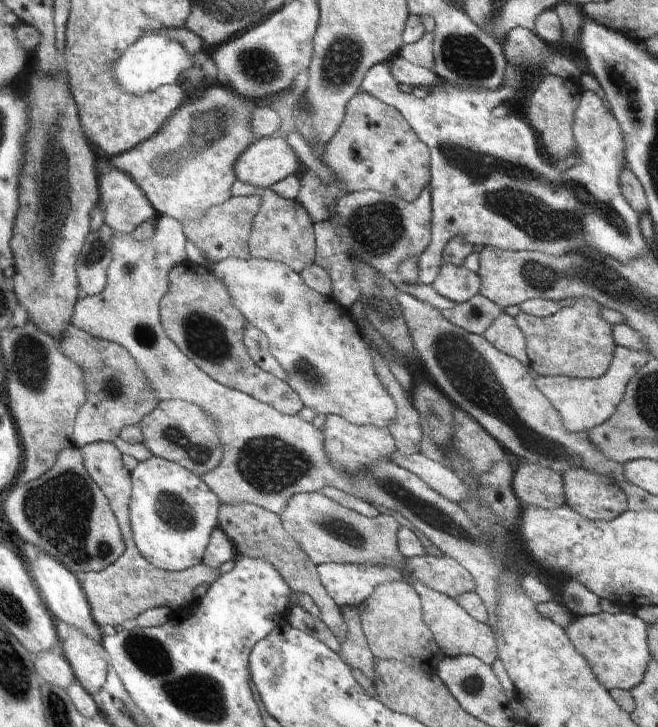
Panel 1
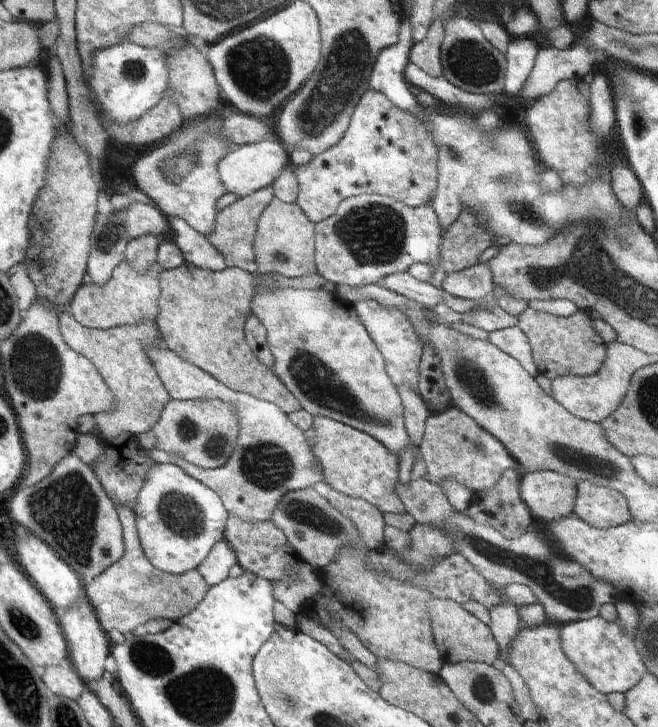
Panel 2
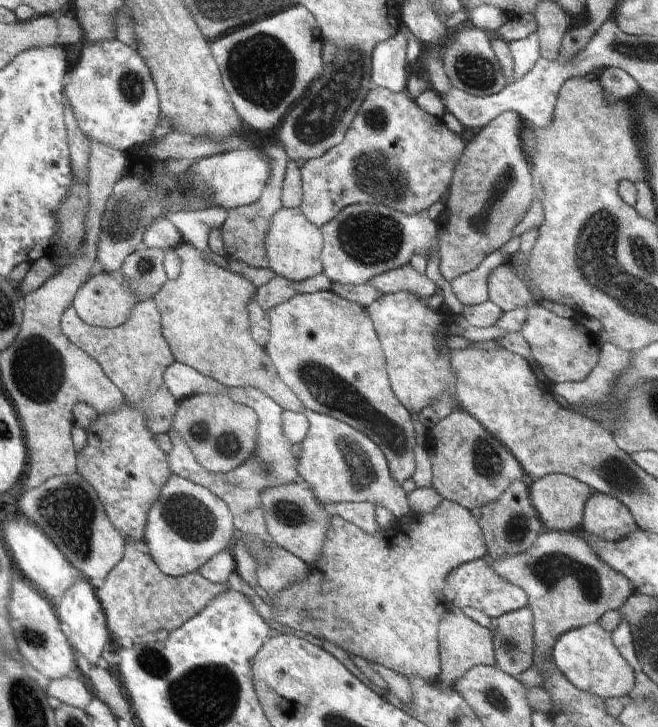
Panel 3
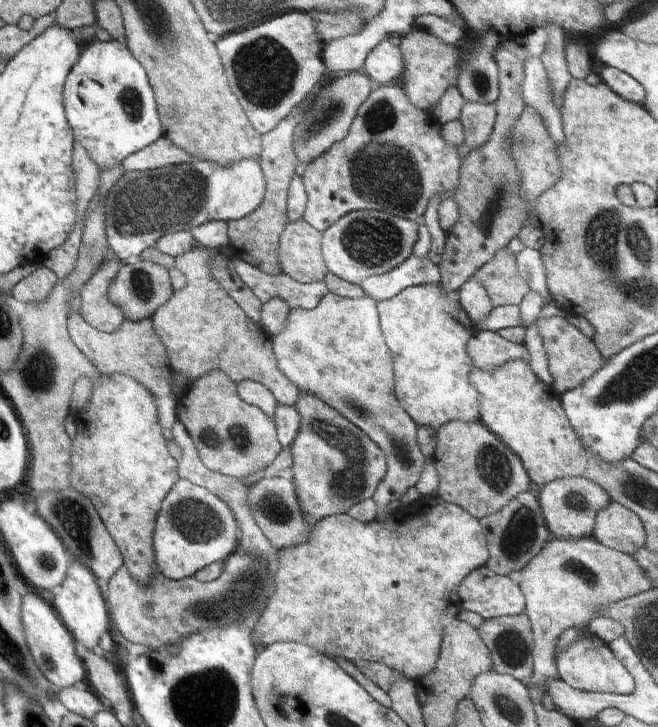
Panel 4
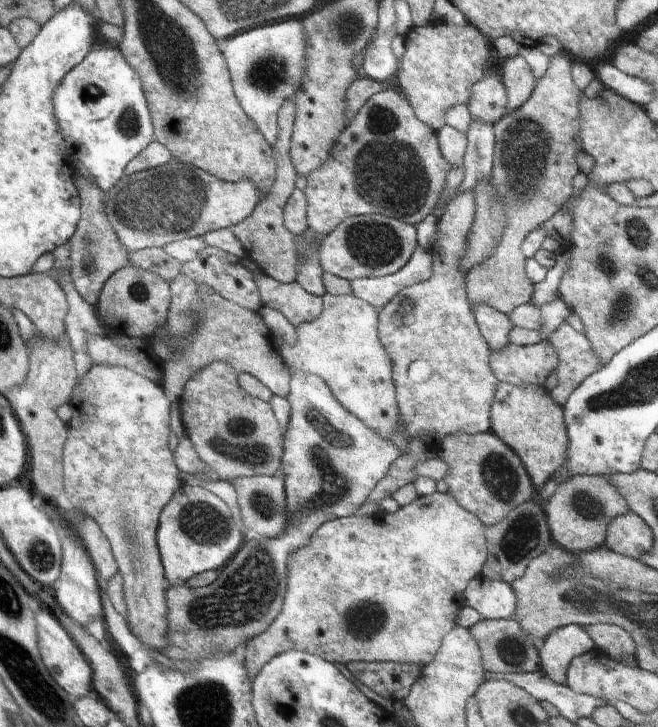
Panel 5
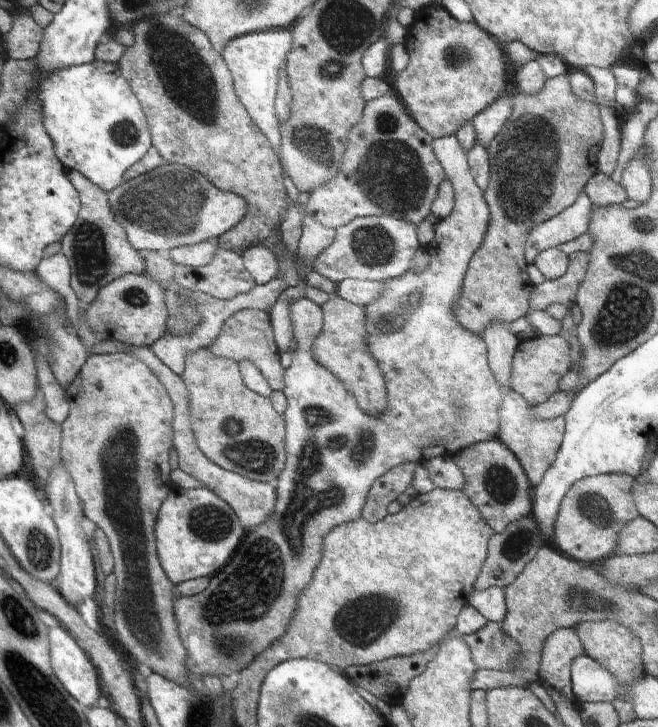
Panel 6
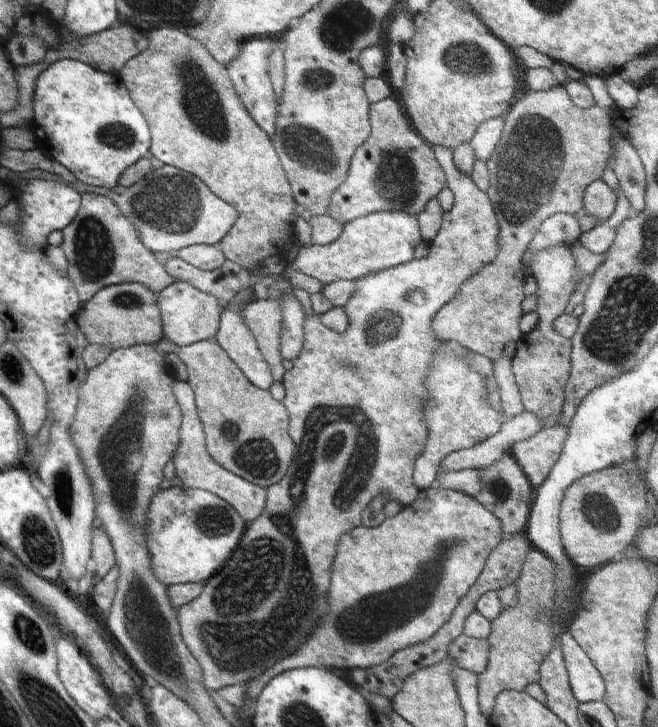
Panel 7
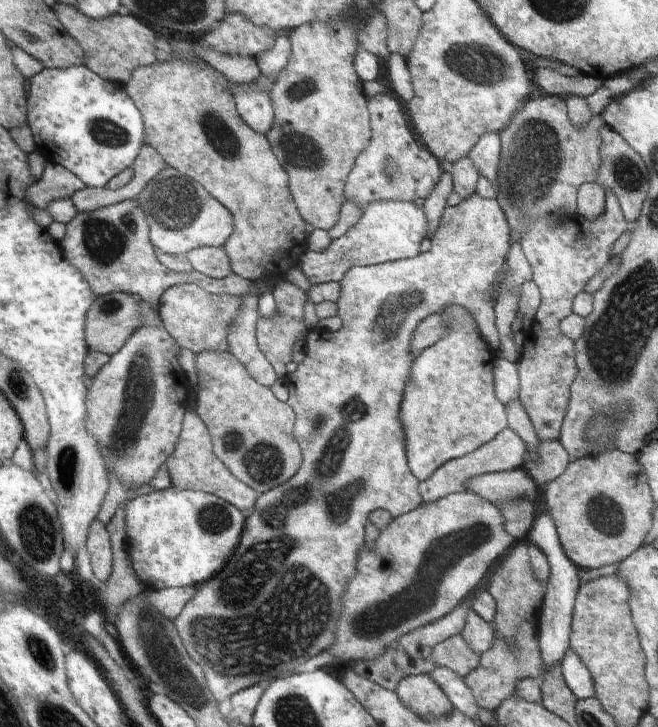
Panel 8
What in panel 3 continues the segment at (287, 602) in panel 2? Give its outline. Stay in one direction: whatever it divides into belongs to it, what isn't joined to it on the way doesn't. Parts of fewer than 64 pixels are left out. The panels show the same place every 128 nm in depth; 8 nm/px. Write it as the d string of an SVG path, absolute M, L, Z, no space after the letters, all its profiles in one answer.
M172 362L164 370L163 380L170 394L177 401L196 396L196 394L230 396L234 402L246 404L258 414L258 436L256 436L258 440L256 440L256 446L254 446L256 452L240 468L234 468L234 470L226 473L210 473L208 470L200 468L196 464L194 456L188 450L186 442L180 440L174 433L169 435L172 442L172 450L166 454L166 462L168 462L168 468L173 474L182 476L182 478L186 478L186 480L190 480L196 485L204 486L214 496L220 498L228 506L232 514L235 530L240 531L242 534L250 534L254 538L260 538L264 544L268 544L268 548L272 550L272 558L270 558L270 562L256 562L251 579L254 588L262 588L270 598L278 596L280 590L284 590L286 586L290 588L290 584L294 584L294 582L302 580L304 576L308 576L308 566L300 558L271 541L265 526L264 512L262 512L262 492L266 488L276 488L276 486L284 486L284 484L302 482L300 474L298 474L300 456L292 452L294 444L284 436L281 418L283 409L274 400L268 398L264 392L260 392L258 388L224 386L224 384L212 378L204 378L194 368L188 368L188 366L180 362Z

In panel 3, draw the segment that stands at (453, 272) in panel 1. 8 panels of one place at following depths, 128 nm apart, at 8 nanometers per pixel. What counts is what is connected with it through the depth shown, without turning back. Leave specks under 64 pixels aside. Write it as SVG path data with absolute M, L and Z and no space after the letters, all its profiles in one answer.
M494 250L480 262L480 266L476 270L450 280L452 292L460 303L473 306L489 300L488 277L490 272L504 265L508 257L507 254Z

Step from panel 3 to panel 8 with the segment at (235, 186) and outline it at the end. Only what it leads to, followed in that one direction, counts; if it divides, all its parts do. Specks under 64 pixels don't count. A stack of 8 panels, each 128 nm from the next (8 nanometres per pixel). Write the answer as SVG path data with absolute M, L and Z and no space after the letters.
M175 168L159 172L135 199L149 226L149 239L155 248L171 255L185 255L200 247L222 247L235 229L234 217L203 186Z

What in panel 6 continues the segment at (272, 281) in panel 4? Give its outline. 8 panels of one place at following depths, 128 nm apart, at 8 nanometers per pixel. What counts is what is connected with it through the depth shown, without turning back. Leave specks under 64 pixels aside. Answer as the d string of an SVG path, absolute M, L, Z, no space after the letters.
M448 135L433 140L432 148L434 154L441 162L443 169L445 170L446 178L452 183L455 192L454 210L446 217L439 221L435 228L435 237L433 242L426 246L426 251L429 254L429 262L423 269L417 269L413 267L406 272L403 272L400 276L388 279L385 282L385 289L381 292L378 300L375 300L372 304L363 307L363 312L366 315L366 341L367 351L374 356L374 360L377 360L379 367L384 375L384 384L387 392L387 407L376 416L370 416L368 413L364 414L360 410L360 405L356 402L356 398L347 391L346 385L327 368L324 368L313 355L314 341L317 336L322 332L324 324L323 313L317 304L314 304L311 300L304 297L301 300L294 301L291 304L291 319L293 322L294 340L296 342L296 348L290 352L292 363L285 369L284 375L284 388L281 390L287 400L286 410L283 412L283 419L285 420L285 443L287 450L287 459L285 460L286 466L283 471L278 475L278 478L274 482L276 491L275 505L273 513L266 517L266 520L259 524L259 527L253 528L250 531L246 531L245 535L240 540L237 549L232 554L232 560L228 561L226 566L223 566L215 575L213 575L209 582L209 587L204 589L201 593L191 597L176 597L174 600L174 614L177 620L179 637L181 638L184 648L187 650L186 666L192 676L205 677L212 675L215 678L221 676L230 676L232 672L238 672L248 668L250 664L254 662L260 653L263 653L266 649L271 647L271 644L278 640L279 637L286 634L288 627L291 625L294 618L294 612L297 611L298 601L301 599L301 594L306 587L312 582L314 578L314 571L319 565L323 555L323 540L324 537L334 527L338 525L349 523L358 520L361 517L361 510L363 509L368 491L372 486L372 483L382 475L385 475L391 468L404 463L416 463L431 459L432 456L438 456L446 452L447 456L453 456L463 448L470 445L489 441L497 436L499 429L499 414L498 409L501 407L503 401L503 392L500 390L492 371L490 370L487 359L487 346L484 340L467 333L464 329L461 329L453 316L451 315L451 304L457 301L457 296L462 288L462 283L469 267L469 260L472 255L480 248L483 243L486 231L488 230L488 223L490 220L490 211L487 202L484 198L483 190L475 183L470 167L467 161L467 152L460 146L459 140L455 135Z

